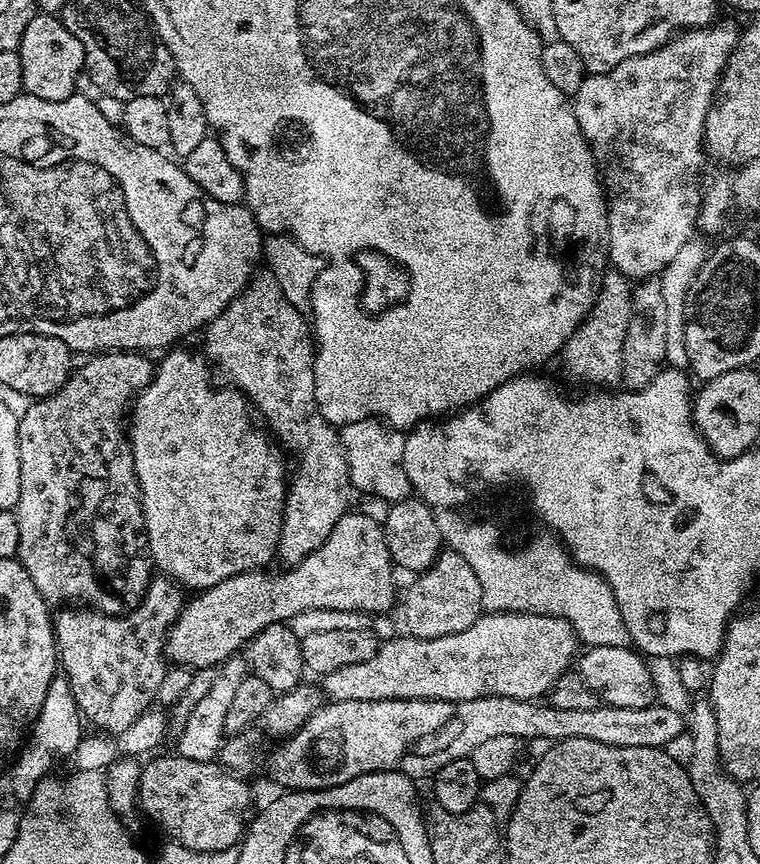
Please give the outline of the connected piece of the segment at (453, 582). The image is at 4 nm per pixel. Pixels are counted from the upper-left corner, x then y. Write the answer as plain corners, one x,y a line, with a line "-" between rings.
441,551
436,561
413,580
416,581
409,586
408,593
402,596
404,624
408,627
405,629
409,636
429,640
458,634
469,628
485,611
482,586
478,586
478,578
474,570
470,570
470,562
466,562
458,552

